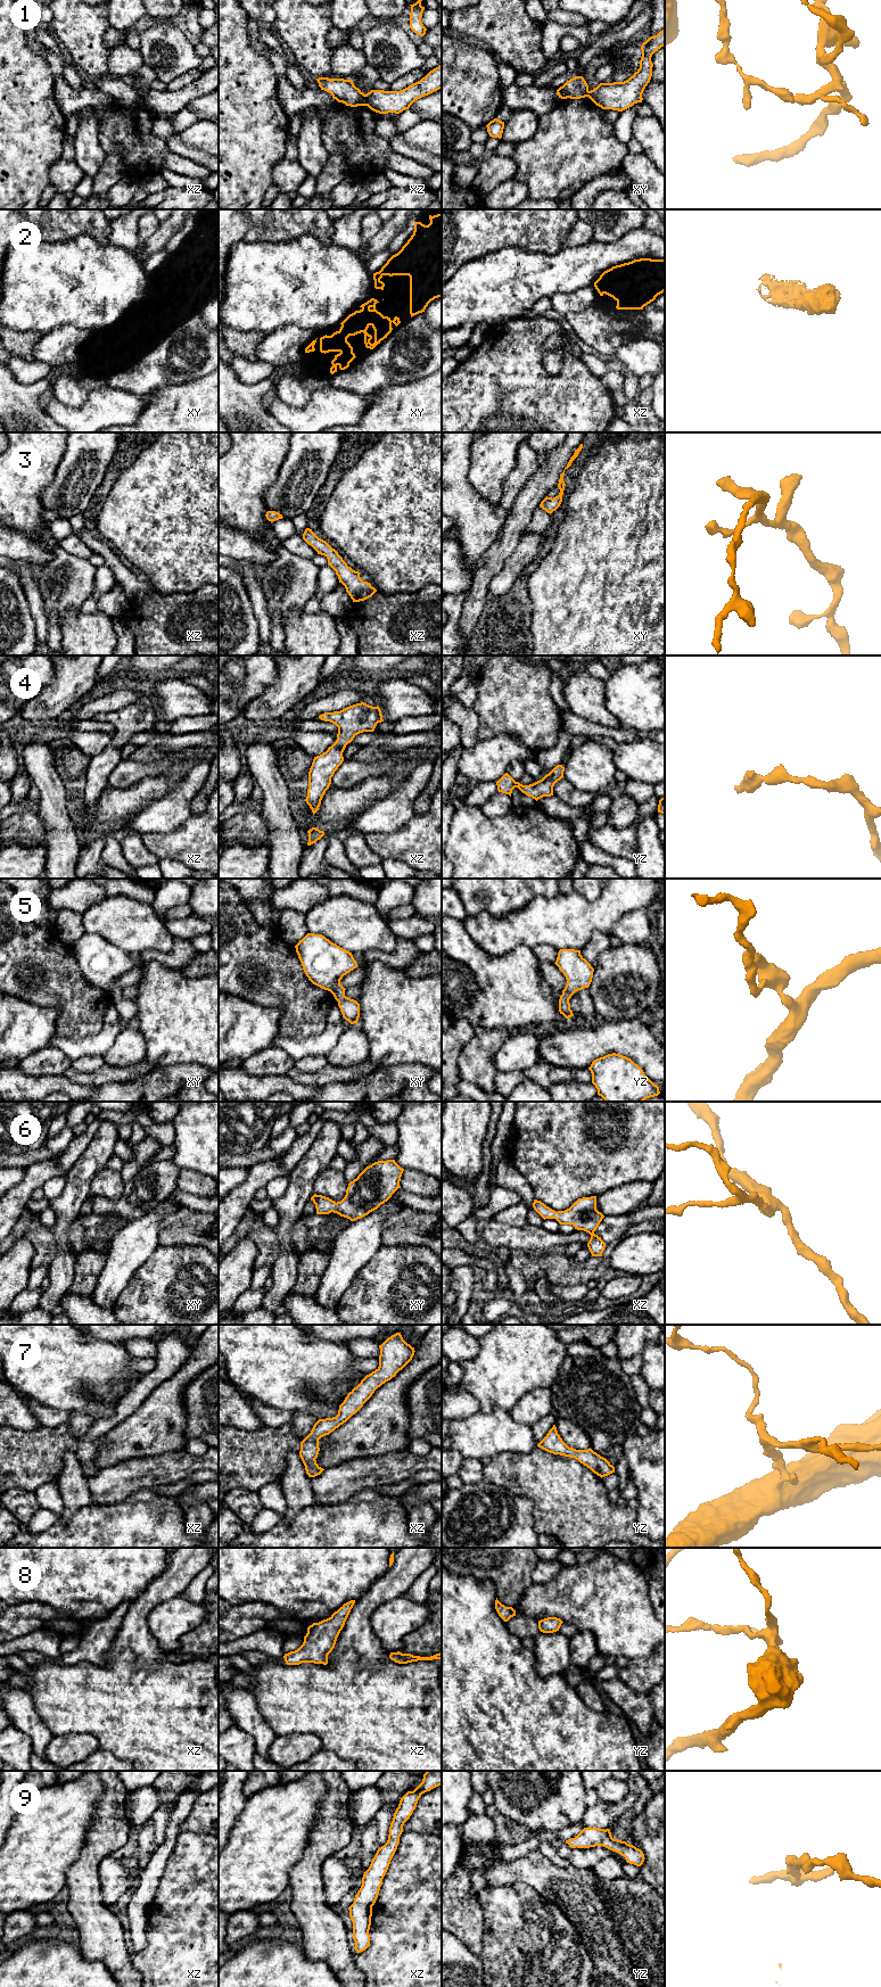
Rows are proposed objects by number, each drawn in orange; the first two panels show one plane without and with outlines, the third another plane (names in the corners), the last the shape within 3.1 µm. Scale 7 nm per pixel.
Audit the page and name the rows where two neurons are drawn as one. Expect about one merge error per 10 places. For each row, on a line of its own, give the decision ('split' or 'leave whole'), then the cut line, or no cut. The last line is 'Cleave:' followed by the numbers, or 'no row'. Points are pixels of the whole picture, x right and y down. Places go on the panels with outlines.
1: split; cut xz (364, 95), (367, 105)
2: leave whole; cut none
3: leave whole; cut none
4: leave whole; cut none
5: leave whole; cut none
6: leave whole; cut none
7: leave whole; cut none
8: leave whole; cut none
9: leave whole; cut none
Cleave: 1

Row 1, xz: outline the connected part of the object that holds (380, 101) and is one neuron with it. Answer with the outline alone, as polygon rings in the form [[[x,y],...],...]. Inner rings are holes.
[[[442,65],[420,81],[401,91],[371,90],[365,94],[367,106],[379,114],[400,114],[418,99],[442,89]]]

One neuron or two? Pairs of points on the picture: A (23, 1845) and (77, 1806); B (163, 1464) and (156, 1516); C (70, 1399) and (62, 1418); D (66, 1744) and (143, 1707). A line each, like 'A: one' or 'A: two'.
A: one
B: two
C: two
D: two

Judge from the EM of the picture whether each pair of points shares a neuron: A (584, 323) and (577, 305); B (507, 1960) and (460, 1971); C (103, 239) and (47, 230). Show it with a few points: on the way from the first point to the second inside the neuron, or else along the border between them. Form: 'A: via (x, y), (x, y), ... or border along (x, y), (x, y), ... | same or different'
A: border along (599, 299), (583, 310), (569, 312), (565, 315) | different
B: border along (478, 1955), (484, 1975) | different
C: via (89, 228), (60, 228) | same

